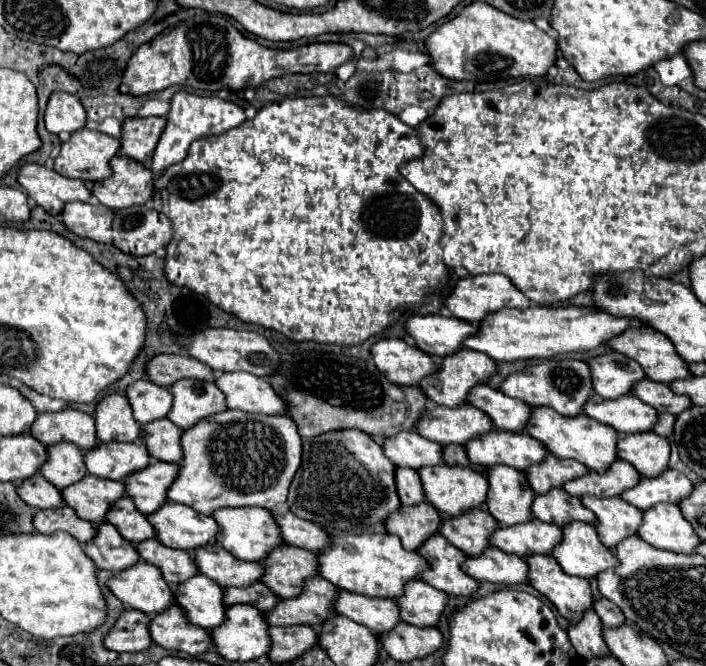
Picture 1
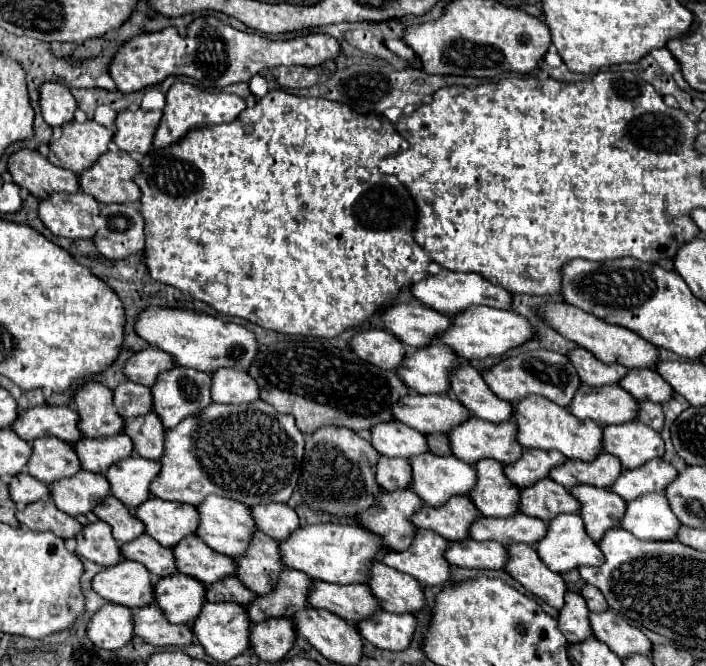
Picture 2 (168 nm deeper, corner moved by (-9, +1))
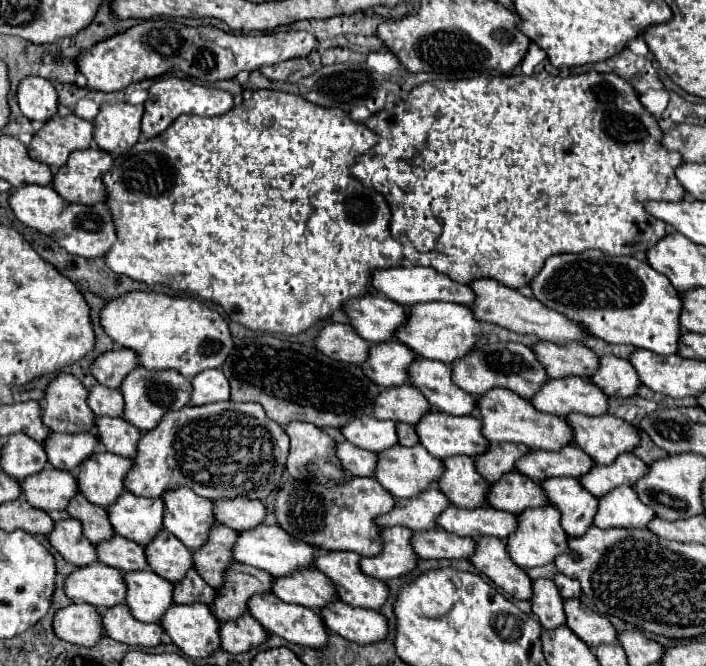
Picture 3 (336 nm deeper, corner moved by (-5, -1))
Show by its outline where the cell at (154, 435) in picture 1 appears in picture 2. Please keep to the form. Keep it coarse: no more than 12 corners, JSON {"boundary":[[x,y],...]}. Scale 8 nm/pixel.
{"boundary":[[156,413],[126,421],[134,451],[152,461],[164,455],[164,425]]}

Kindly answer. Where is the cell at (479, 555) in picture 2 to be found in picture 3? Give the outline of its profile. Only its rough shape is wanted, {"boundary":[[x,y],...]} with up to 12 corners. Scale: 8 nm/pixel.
{"boundary":[[444,529],[412,535],[420,559],[466,559],[474,553],[472,537]]}

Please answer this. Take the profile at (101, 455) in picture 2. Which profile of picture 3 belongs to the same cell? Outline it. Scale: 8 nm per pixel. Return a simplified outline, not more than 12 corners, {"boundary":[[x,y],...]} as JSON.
{"boundary":[[50,433],[48,463],[76,471],[100,449],[94,433]]}

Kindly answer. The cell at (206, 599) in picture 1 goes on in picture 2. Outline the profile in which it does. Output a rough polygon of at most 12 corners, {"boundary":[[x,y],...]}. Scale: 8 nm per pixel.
{"boundary":[[184,573],[160,579],[156,603],[170,623],[190,625],[204,585]]}

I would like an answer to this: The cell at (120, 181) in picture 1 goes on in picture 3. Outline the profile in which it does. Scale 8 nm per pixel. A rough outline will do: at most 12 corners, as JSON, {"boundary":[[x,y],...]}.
{"boundary":[[72,151],[52,187],[68,203],[106,197],[102,175],[112,157]]}

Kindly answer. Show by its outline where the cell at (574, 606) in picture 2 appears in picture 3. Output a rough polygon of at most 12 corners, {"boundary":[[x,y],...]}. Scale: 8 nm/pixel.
{"boundary":[[552,579],[532,581],[532,613],[544,629],[564,625]]}

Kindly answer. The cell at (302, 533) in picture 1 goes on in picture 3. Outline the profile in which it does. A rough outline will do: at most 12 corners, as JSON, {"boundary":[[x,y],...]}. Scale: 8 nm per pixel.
{"boundary":[[248,497],[214,501],[218,523],[242,531],[262,523],[266,509]]}

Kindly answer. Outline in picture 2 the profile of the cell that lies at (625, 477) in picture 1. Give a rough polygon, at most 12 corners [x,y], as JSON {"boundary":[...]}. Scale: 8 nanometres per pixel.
{"boundary":[[602,453],[596,461],[566,461],[550,475],[572,489],[610,489],[622,475],[620,461]]}

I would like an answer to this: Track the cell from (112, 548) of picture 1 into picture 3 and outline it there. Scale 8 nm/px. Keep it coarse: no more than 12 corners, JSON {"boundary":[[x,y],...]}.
{"boundary":[[76,519],[54,523],[46,535],[64,561],[84,567],[96,549]]}

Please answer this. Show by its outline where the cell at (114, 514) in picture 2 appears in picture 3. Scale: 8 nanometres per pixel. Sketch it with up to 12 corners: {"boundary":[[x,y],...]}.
{"boundary":[[84,495],[66,507],[82,523],[88,541],[106,541],[114,535],[104,507]]}

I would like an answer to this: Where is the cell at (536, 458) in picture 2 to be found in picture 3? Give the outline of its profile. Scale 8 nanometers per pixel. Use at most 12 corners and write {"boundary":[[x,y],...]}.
{"boundary":[[490,443],[476,459],[480,475],[494,483],[514,471],[526,445]]}

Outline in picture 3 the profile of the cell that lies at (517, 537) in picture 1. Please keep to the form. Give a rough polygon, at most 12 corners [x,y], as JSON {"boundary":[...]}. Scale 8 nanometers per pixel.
{"boundary":[[450,505],[436,525],[460,537],[506,539],[516,515]]}

